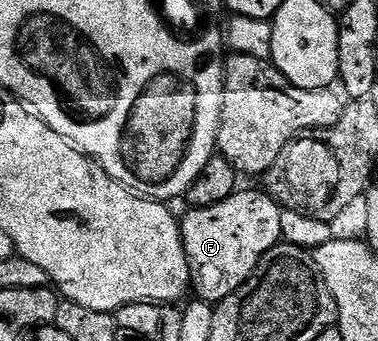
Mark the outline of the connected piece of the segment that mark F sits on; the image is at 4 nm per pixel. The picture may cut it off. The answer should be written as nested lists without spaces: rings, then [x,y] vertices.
[[[238,190],[231,198],[219,202],[215,206],[206,208],[189,208],[186,216],[180,217],[181,241],[185,247],[185,257],[189,267],[189,283],[196,299],[205,301],[206,304],[218,305],[226,300],[251,274],[260,266],[263,254],[267,254],[282,243],[281,239],[281,214],[282,207],[269,197],[264,190],[258,192],[244,192]]]

